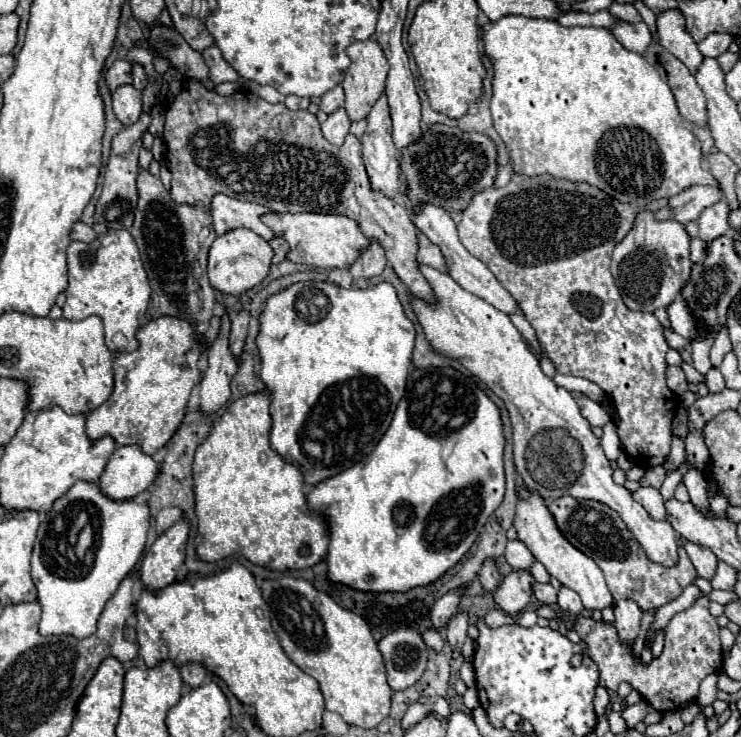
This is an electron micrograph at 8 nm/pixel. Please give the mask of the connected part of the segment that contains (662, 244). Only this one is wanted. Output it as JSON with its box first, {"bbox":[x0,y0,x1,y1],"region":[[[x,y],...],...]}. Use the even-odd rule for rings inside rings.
{"bbox":[612,210,694,312],"region":[[[652,210],[636,214],[632,230],[612,252],[612,276],[630,310],[654,312],[666,308],[682,292],[694,262],[690,260],[690,236],[678,220],[656,220]]]}

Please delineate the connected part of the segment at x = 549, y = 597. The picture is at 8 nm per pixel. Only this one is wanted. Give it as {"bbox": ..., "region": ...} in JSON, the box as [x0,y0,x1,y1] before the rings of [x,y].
{"bbox":[534,584,558,606],"region":[[[534,584],[534,596],[542,602],[542,604],[548,604],[548,606],[552,606],[552,604],[556,604],[556,594],[558,594],[558,590],[552,586],[552,584]]]}

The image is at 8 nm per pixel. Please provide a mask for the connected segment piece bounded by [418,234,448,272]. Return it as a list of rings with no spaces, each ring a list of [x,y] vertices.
[[[420,234],[420,250],[418,250],[418,262],[420,264],[428,264],[436,270],[442,270],[442,272],[448,272],[446,268],[446,258],[442,254],[442,250],[432,244],[424,234]]]

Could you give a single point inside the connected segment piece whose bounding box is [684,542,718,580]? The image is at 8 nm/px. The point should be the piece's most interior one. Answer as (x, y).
(704, 560)

